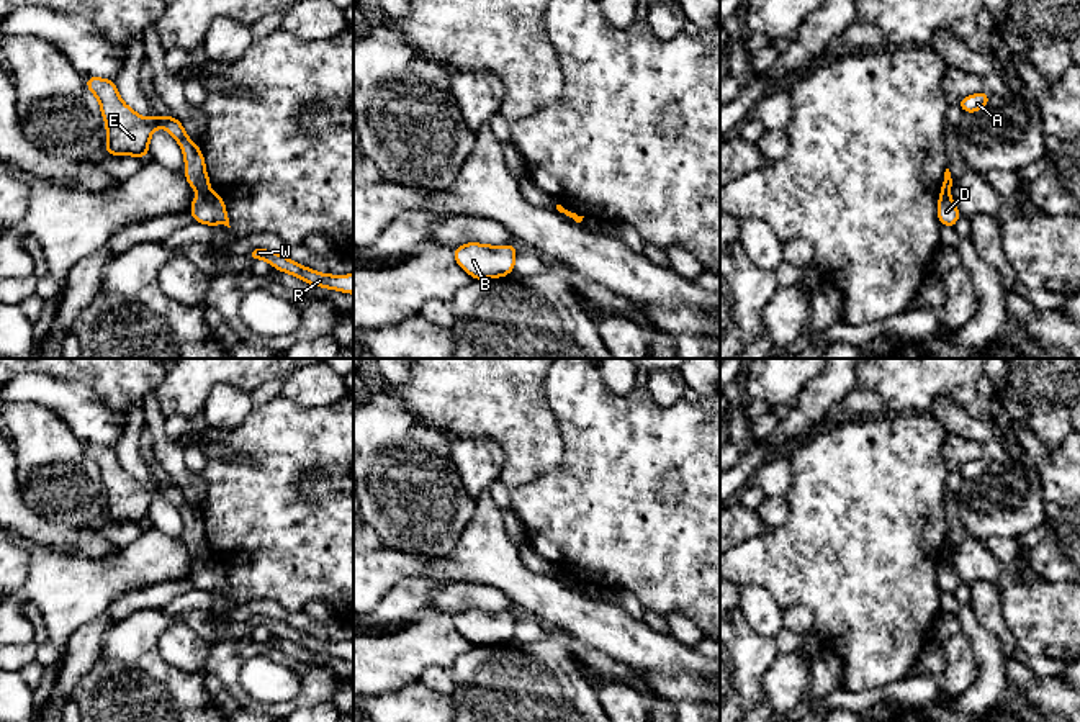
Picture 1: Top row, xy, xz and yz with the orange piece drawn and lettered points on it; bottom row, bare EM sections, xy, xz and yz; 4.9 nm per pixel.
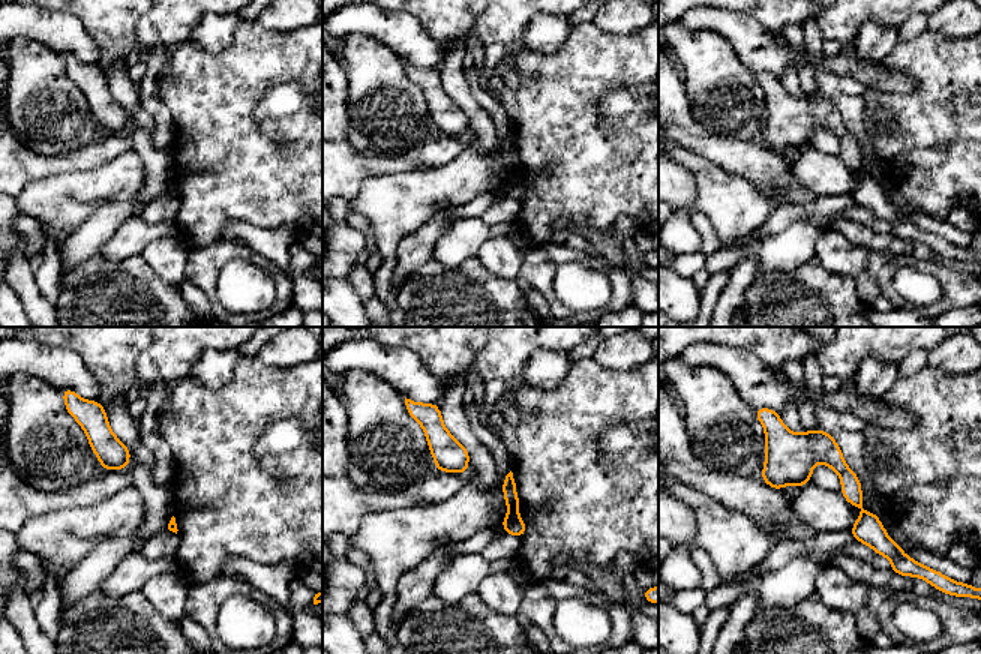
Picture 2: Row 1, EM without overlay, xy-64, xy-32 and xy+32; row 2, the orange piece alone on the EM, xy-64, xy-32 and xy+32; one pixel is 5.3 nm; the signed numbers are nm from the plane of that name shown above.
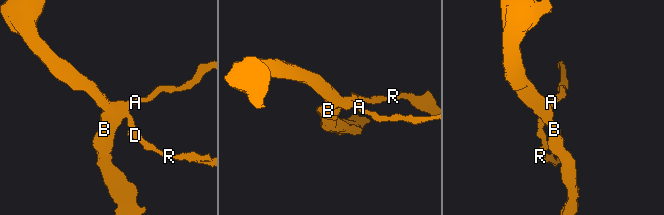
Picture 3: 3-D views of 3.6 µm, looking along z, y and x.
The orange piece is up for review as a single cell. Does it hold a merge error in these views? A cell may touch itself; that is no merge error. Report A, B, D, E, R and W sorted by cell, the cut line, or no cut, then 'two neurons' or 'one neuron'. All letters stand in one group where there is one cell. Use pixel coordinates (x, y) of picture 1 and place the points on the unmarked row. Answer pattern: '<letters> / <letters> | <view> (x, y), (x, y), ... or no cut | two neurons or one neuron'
A B E / D R W | xy (208, 557), (202, 560) | two neurons

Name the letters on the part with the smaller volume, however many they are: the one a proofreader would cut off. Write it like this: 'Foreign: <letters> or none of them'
Foreign: A, B, E

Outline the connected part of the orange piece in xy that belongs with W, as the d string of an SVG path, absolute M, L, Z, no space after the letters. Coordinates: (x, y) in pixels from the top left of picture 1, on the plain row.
M262 614L249 617L247 622L252 629L265 625L273 635L295 642L296 645L313 653L324 653L327 657L337 657L353 661L353 640L340 643L335 643L332 640L317 640L316 637L299 632L295 627L285 624L283 620L277 620Z

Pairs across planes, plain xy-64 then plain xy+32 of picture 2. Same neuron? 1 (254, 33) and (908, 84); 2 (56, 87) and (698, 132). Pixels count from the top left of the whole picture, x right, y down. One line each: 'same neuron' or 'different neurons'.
1: different neurons
2: different neurons

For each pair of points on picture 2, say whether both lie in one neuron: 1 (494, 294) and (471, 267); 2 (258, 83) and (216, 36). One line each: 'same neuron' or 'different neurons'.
1: same neuron
2: different neurons

